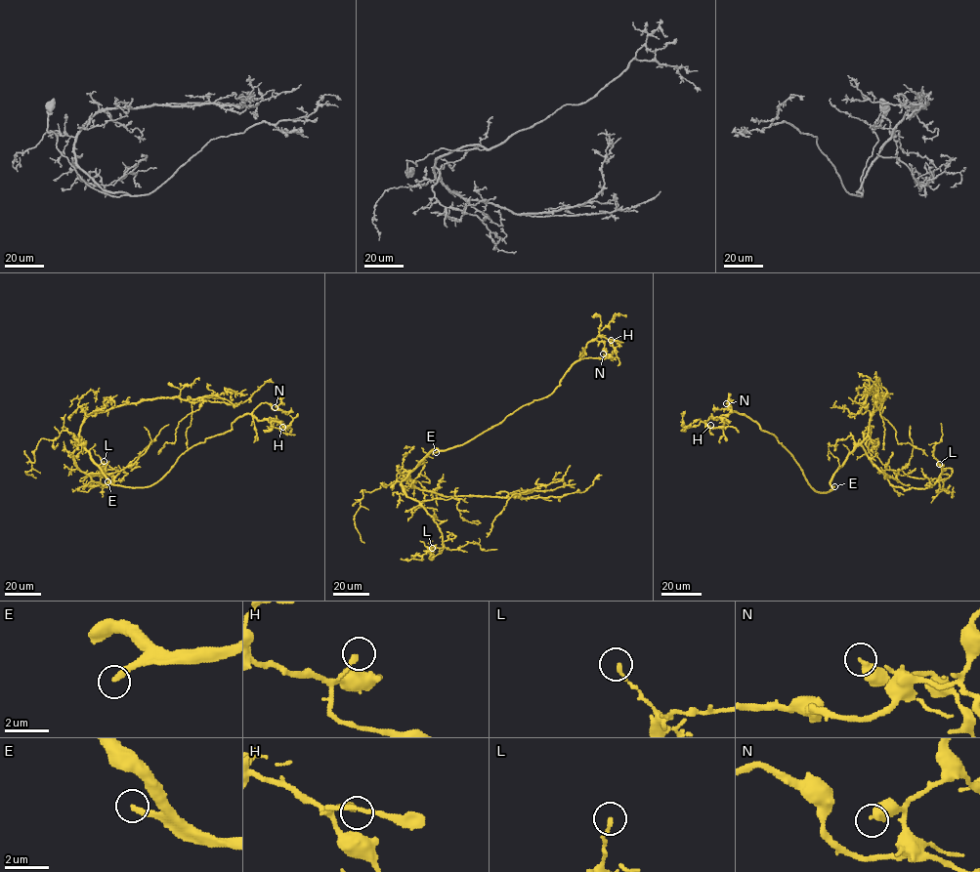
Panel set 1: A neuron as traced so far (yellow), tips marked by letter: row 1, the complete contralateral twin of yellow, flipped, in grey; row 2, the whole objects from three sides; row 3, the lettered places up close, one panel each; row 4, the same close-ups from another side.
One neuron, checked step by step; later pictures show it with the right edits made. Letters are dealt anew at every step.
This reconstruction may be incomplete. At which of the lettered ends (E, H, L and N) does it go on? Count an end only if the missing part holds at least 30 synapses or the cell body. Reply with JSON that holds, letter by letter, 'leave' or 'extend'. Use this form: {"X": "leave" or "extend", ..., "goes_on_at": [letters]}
{"E": "extend", "H": "leave", "L": "leave", "N": "leave", "goes_on_at": ["E"]}

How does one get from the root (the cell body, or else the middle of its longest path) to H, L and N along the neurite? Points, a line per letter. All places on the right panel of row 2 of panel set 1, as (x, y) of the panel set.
H: (831, 480), (829, 492), (814, 489), (777, 438), (744, 415), (733, 411), (709, 418), (704, 424), (710, 425)
L: (831, 480), (859, 445), (890, 483), (904, 489), (931, 487), (948, 477), (952, 470), (939, 464)
N: (831, 480), (829, 492), (814, 489), (773, 435), (733, 411), (730, 398), (732, 407), (726, 403)

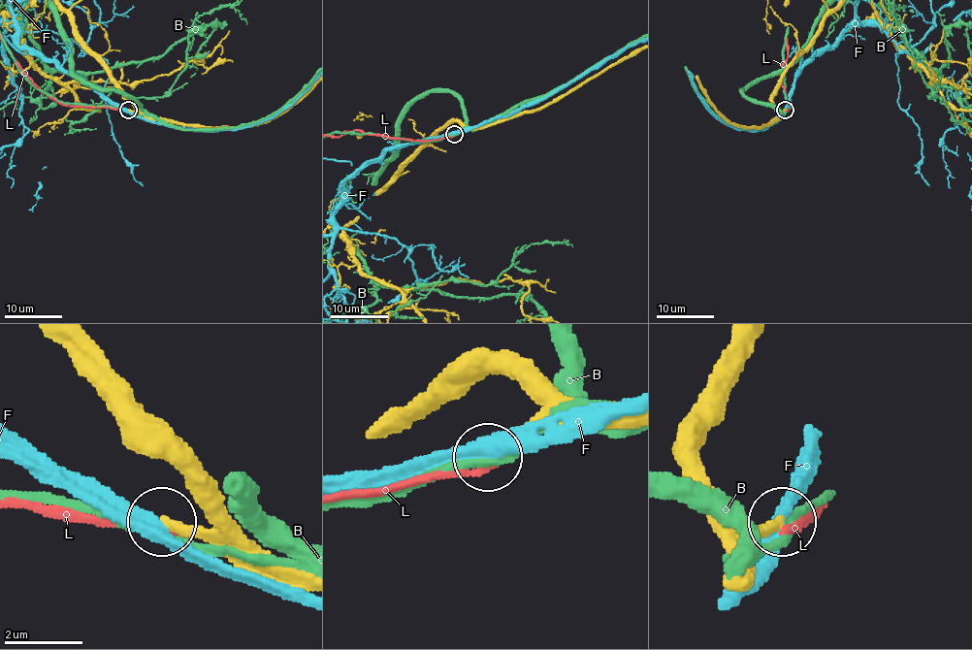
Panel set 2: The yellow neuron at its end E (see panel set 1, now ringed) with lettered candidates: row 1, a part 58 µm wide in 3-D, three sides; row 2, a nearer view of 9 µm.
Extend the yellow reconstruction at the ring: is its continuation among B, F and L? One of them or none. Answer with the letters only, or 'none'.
none

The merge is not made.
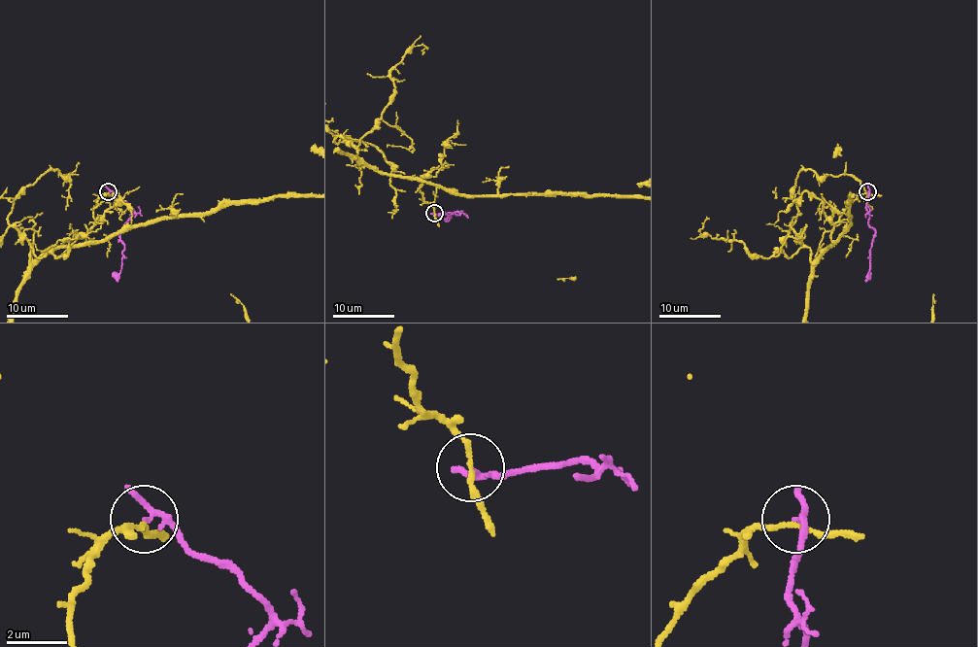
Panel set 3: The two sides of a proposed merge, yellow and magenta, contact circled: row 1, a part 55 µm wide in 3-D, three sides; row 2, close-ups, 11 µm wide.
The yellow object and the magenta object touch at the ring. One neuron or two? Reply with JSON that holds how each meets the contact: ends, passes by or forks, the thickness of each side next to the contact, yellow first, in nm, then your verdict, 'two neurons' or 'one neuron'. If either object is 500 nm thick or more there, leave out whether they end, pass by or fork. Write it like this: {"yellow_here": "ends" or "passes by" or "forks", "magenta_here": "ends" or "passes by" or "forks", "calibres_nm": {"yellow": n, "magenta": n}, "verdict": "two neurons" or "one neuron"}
{"yellow_here": "passes by", "magenta_here": "passes by", "calibres_nm": {"yellow": 160, "magenta": 150}, "verdict": "two neurons"}

